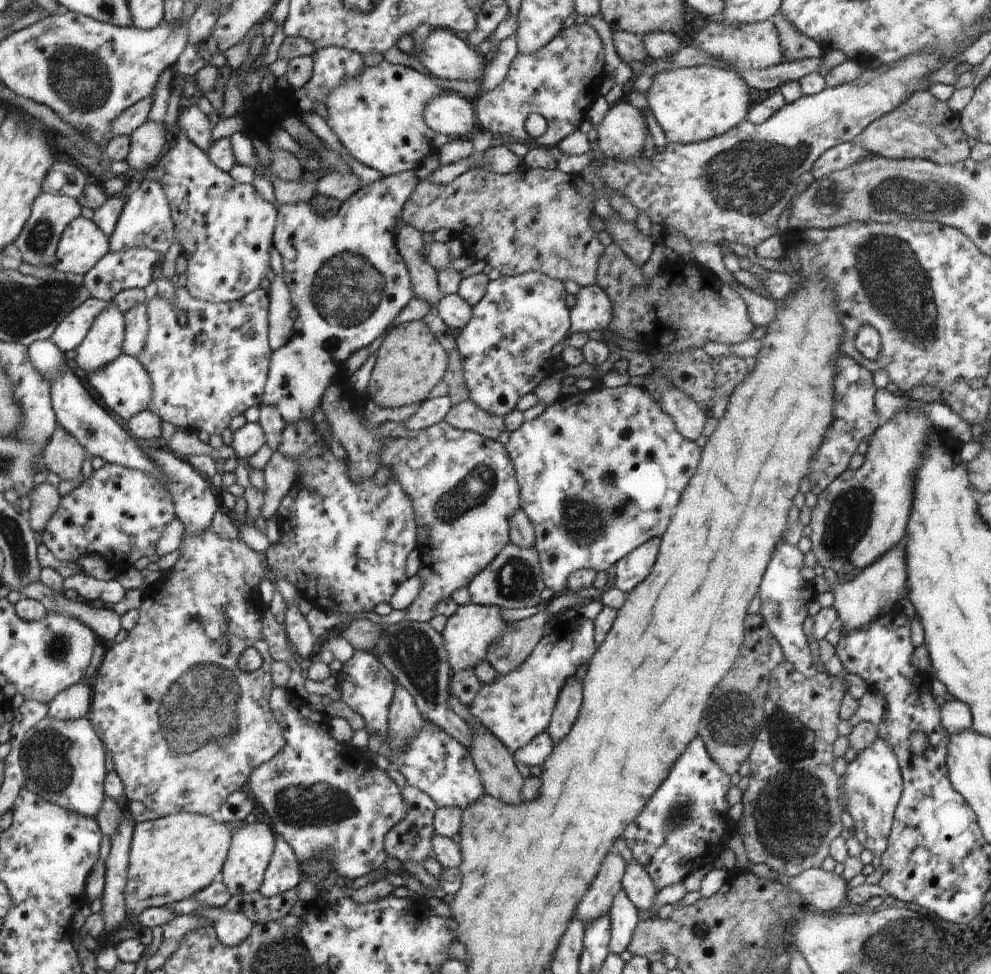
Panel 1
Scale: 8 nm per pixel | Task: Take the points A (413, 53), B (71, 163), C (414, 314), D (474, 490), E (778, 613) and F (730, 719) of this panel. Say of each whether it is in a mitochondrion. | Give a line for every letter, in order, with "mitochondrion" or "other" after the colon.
A: other
B: other
C: other
D: mitochondrion
E: mitochondrion
F: mitochondrion

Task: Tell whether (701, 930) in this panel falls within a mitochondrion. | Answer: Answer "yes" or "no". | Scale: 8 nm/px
yes

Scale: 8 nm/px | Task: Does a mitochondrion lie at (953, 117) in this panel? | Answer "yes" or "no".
no

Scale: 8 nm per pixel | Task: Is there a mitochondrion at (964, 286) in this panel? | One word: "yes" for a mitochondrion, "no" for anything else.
no

